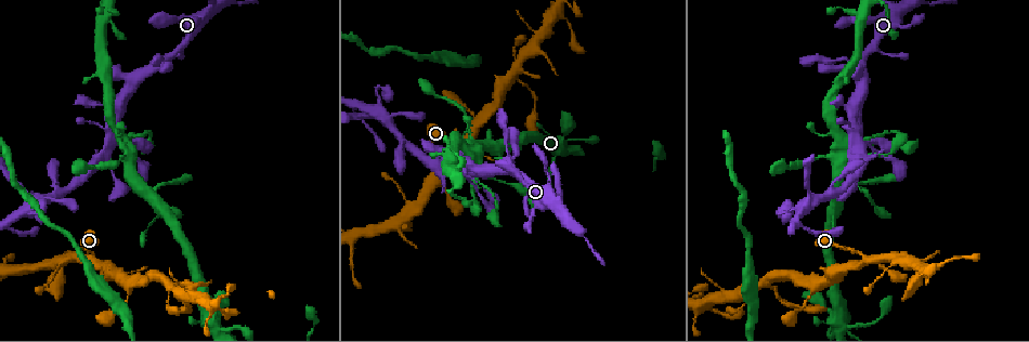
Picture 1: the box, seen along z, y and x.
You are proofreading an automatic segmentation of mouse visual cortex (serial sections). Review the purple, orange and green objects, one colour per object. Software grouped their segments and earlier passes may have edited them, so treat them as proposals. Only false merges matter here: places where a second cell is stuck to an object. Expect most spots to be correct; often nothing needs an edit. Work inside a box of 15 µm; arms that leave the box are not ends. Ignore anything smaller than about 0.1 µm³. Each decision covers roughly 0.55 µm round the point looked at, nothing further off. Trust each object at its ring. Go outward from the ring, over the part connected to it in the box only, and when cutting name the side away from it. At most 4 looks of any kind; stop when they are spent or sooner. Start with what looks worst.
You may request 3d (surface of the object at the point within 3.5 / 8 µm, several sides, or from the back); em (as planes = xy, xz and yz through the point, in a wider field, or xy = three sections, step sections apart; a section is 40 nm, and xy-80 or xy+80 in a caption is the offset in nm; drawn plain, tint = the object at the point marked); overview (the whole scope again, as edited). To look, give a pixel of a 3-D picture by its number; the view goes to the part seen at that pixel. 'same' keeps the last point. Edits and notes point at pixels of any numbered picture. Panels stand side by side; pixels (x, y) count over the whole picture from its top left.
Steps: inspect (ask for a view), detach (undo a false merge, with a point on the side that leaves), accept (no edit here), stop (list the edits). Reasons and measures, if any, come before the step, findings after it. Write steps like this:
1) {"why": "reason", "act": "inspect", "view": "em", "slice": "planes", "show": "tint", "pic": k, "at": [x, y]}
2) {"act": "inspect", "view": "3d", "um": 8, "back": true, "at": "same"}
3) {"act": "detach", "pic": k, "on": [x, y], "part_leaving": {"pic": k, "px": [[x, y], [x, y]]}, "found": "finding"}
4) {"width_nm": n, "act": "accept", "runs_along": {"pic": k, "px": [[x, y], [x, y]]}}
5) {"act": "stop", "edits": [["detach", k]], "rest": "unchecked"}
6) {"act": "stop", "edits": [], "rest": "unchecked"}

{"act": "inspect", "view": "3d", "um": 8, "pic": 1, "at": [858, 185]}

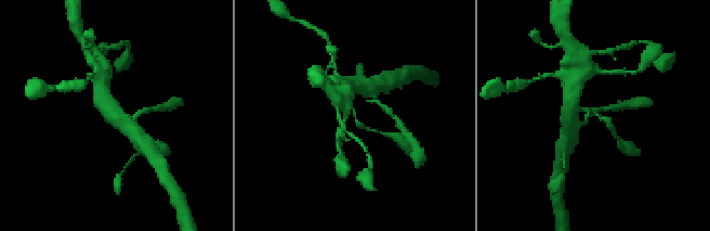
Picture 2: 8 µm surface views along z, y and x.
{"why": "zoom in", "act": "inspect", "view": "3d", "um": 3.5, "pic": 2, "at": [597, 112]}

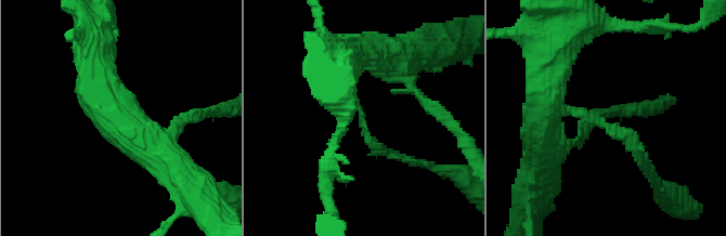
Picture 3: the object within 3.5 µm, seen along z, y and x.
{"act": "accept", "runs_along": {"pic": 3, "px": [[541, 113], [605, 122], [644, 162]]}, "found": "all the same cell"}

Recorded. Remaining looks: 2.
{"why": "thick turns thin", "act": "inspect", "view": "3d", "um": 3.5, "pic": 1, "at": [90, 259]}

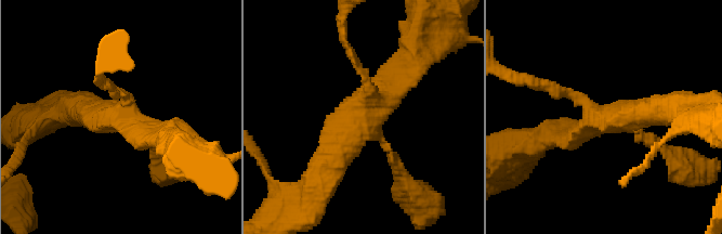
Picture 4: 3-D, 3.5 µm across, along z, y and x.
{"arms": 4, "arm_widths_nm": [150, 150, 250, 400], "why": "shape alone is not enough", "act": "inspect", "view": "em", "slice": "xy", "step": 1, "show": "tint", "pic": 4, "at": [366, 100]}

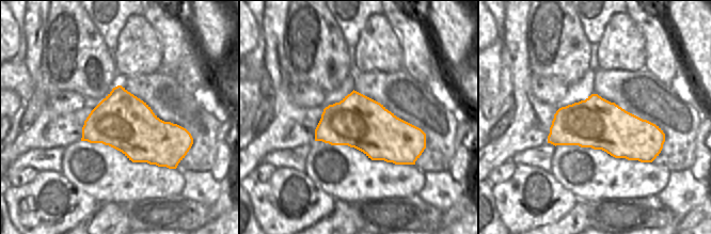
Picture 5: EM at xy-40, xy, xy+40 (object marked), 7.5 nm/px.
{"act": "accept", "runs_along": {"pic": 4, "px": [[101, 83], [144, 137], [171, 137]]}, "found": "continuous, no second cell"}

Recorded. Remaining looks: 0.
{"act": "stop", "edits": [], "rest": "unchecked"}

